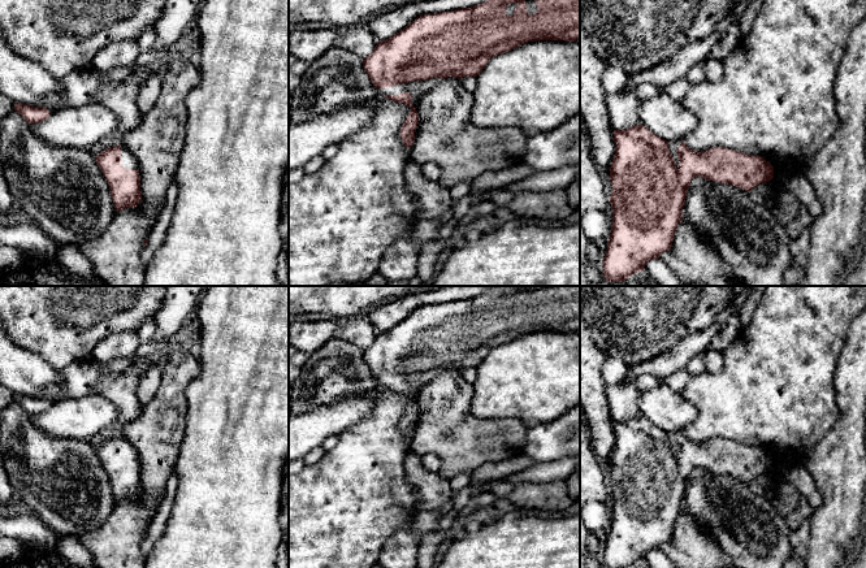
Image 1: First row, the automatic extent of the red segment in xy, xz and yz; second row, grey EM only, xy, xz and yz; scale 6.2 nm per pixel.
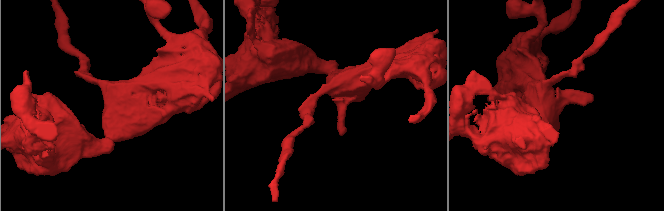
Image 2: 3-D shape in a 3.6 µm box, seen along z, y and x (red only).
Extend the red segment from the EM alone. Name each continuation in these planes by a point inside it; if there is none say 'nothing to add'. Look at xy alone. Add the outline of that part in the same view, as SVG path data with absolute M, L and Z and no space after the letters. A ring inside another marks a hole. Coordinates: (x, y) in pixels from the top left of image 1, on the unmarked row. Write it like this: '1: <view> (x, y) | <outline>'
1: xy (128, 451) | M124 435L121 437L121 456L126 460L139 461L138 451Z

